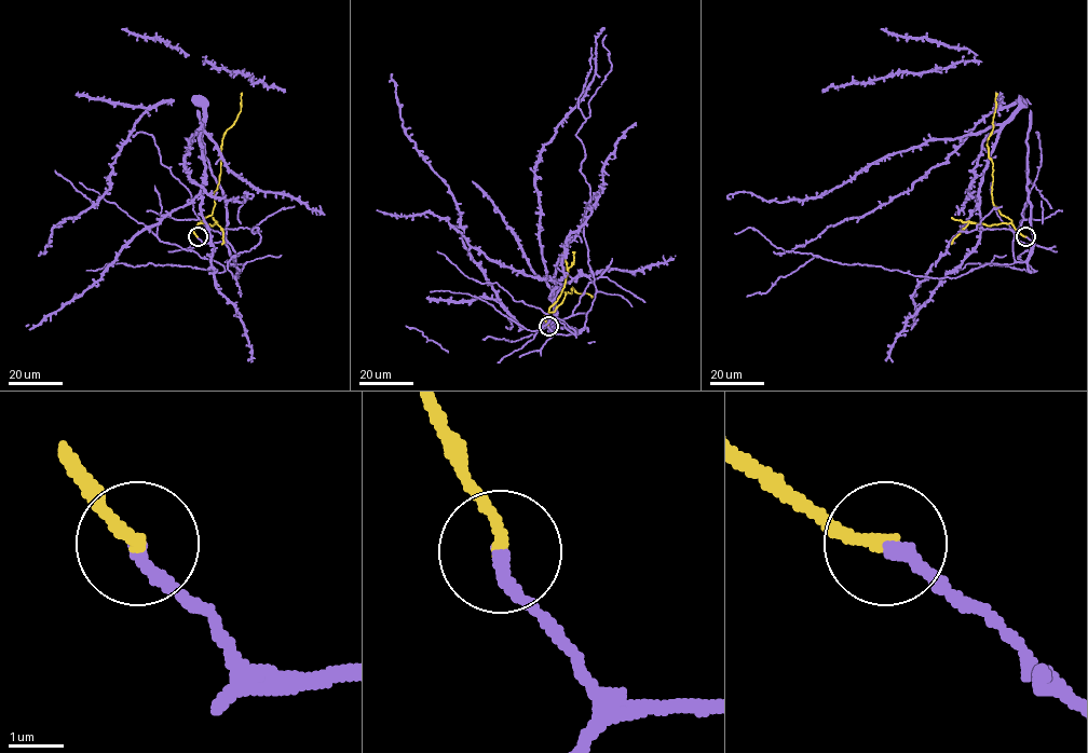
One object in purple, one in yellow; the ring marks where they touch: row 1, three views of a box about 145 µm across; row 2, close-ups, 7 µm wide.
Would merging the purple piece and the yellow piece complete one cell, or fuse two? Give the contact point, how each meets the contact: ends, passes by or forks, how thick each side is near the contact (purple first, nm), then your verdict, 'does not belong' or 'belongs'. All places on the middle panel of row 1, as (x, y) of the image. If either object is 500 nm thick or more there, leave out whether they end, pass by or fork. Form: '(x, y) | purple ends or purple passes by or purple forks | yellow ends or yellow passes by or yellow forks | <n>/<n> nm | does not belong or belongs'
(548, 326) | purple ends | yellow ends | 260/240 nm | belongs

